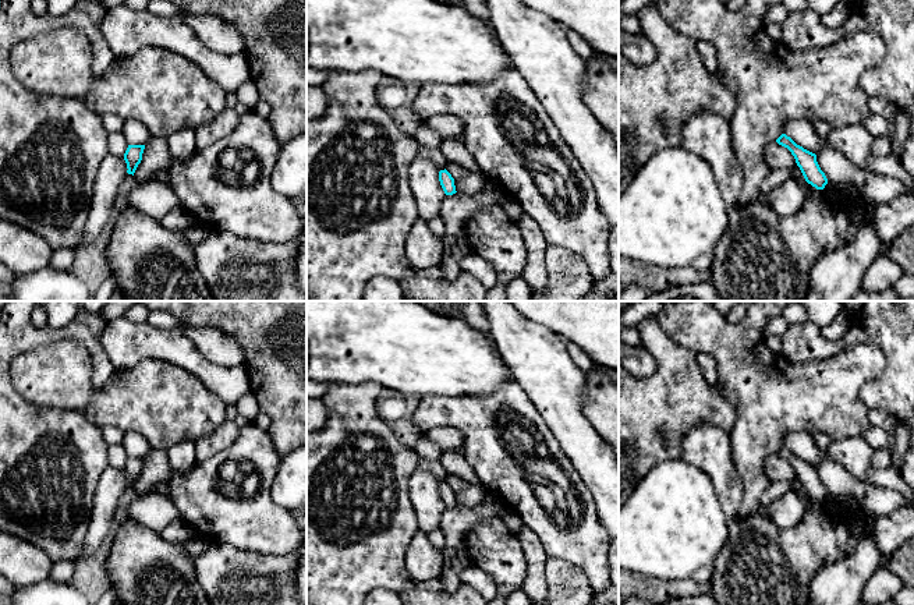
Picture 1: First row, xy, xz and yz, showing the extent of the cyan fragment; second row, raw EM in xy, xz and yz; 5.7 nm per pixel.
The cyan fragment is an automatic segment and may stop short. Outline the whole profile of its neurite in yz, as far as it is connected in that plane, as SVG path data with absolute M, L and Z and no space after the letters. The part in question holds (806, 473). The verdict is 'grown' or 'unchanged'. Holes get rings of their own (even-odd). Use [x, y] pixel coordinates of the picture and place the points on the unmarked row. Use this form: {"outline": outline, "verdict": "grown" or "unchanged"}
{"outline": "M782 446L776 454L787 460L796 471L805 493L816 502L823 502L828 496L825 485L821 482L816 467L797 457L790 449Z", "verdict": "unchanged"}

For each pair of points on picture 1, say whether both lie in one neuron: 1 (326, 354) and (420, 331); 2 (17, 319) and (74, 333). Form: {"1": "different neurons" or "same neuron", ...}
{"1": "same neuron", "2": "same neuron"}

